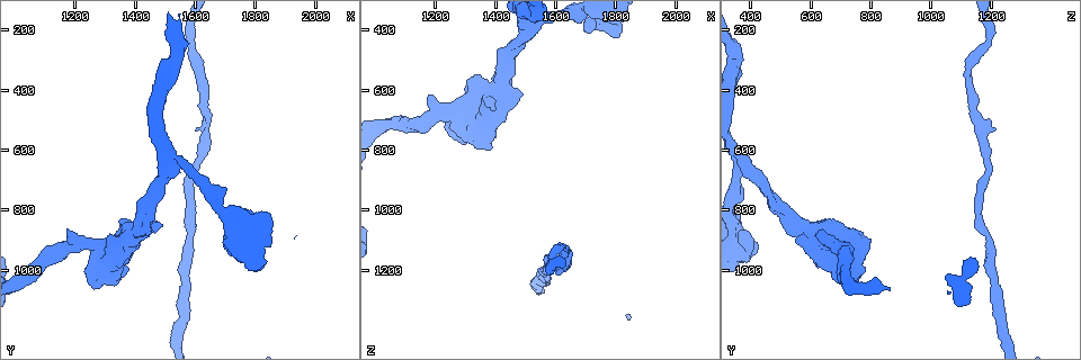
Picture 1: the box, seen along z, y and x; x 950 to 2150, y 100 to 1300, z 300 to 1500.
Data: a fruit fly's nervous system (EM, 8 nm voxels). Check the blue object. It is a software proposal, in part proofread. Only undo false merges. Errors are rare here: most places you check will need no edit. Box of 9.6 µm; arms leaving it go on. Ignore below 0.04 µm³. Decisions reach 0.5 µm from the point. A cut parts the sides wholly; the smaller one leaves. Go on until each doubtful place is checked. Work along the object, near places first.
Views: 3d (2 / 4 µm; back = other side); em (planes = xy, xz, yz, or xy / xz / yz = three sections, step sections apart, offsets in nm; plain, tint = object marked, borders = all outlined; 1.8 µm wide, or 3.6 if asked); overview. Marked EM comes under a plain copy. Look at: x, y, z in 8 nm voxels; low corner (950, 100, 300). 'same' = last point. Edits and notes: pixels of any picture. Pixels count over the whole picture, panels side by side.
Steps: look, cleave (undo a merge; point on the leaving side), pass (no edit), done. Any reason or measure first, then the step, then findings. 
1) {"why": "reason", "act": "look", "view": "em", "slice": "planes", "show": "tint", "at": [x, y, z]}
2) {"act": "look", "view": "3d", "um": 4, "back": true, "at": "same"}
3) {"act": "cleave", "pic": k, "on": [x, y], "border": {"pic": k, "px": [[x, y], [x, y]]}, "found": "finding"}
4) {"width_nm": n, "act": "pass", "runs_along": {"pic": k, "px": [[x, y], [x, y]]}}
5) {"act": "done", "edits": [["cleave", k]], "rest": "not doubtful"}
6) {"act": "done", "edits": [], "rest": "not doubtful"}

{"why": "touches itself", "act": "look", "view": "3d", "um": 4, "at": [1710, 940, 400]}

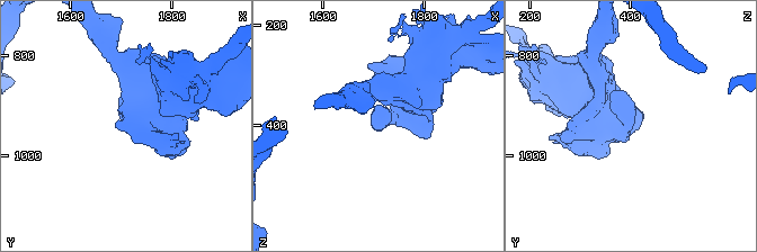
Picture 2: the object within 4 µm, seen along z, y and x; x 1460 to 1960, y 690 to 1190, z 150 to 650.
{"act": "look", "view": "em", "um": 3.6, "slice": "xz", "step": 16, "show": "tint", "at": [1710, 940, 400]}

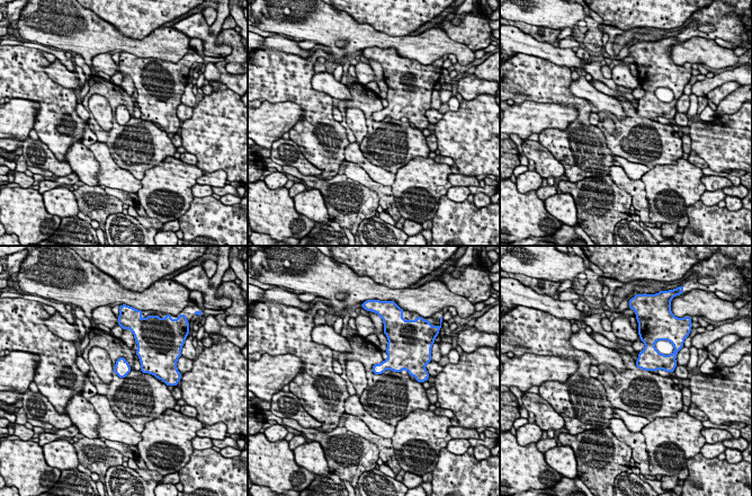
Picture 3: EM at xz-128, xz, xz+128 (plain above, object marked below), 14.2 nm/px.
{"why": "cut it another way", "act": "look", "view": "em", "um": 3.6, "slice": "planes", "show": "tint", "at": "same"}

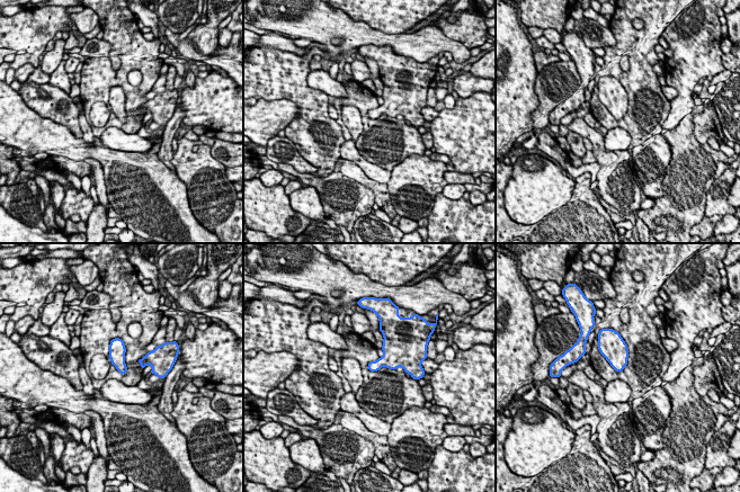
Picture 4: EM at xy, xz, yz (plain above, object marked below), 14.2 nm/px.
{"act": "pass", "found": "all the same neuron"}

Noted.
{"why": "calibre changes", "act": "look", "view": "em", "slice": "xz", "step": 16, "show": "tint", "at": [1470, 850, 620]}

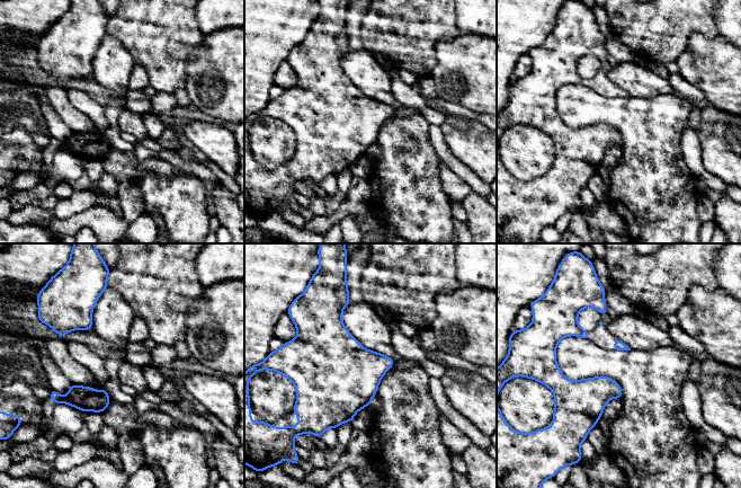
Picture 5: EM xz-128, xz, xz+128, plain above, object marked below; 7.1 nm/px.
{"act": "look", "view": "em", "slice": "planes", "show": "borders", "at": "same"}

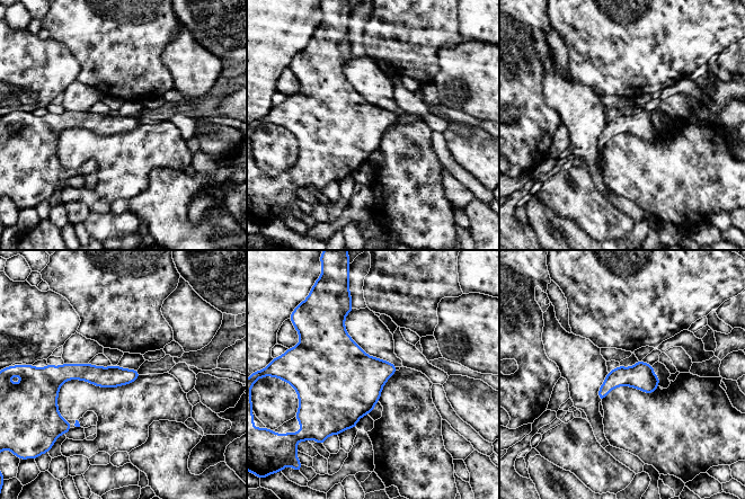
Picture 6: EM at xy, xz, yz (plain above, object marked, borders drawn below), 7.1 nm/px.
{"act": "pass", "found": "continuous, no second neuron"}

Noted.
{"why": "calibre changes", "act": "look", "view": "em", "um": 3.6, "slice": "xz", "step": 4, "show": "tint", "at": [1280, 1010, 750]}

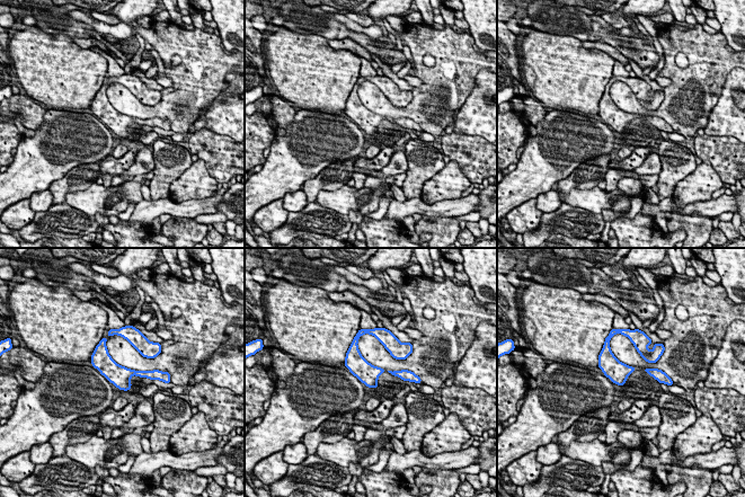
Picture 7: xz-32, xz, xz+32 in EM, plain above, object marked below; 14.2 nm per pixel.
{"act": "look", "view": "em", "um": 3.6, "slice": "planes", "show": "tint", "at": "same"}

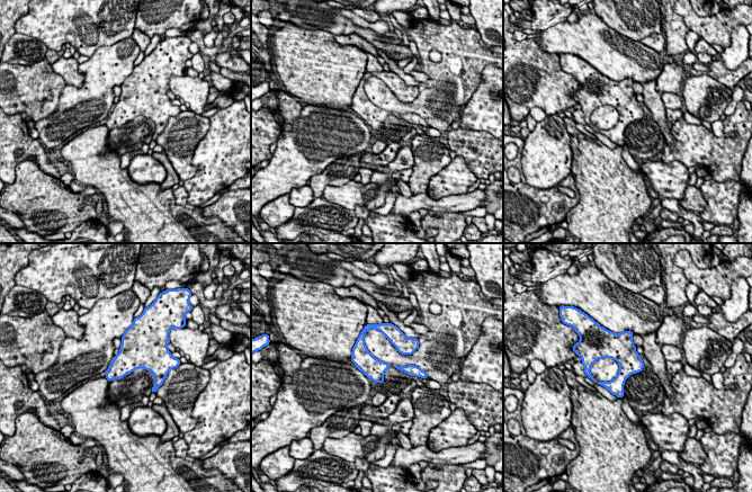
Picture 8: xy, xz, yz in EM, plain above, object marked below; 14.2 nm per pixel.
{"act": "pass", "found": "all the same neuron"}

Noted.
{"why": "sudden change in width", "act": "look", "view": "em", "um": 3.6, "slice": "planes", "show": "tint", "at": [1370, 920, 690]}

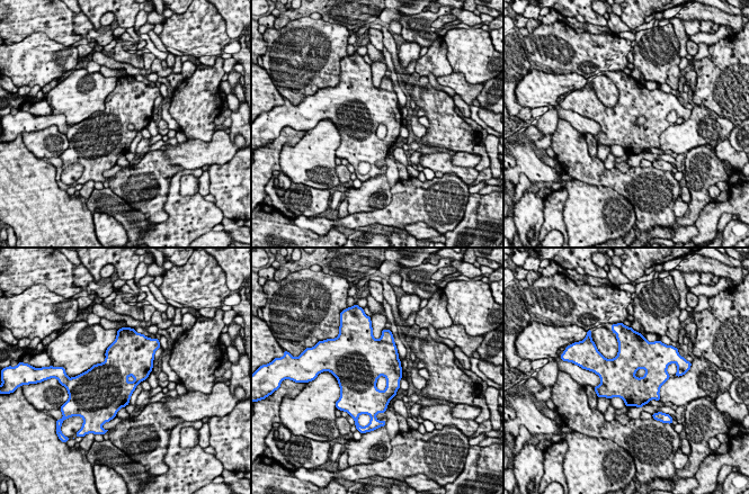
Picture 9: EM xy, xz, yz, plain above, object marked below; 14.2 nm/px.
{"act": "pass", "found": "continuous, no second neuron"}

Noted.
{"act": "done", "edits": [], "rest": "not doubtful"}

